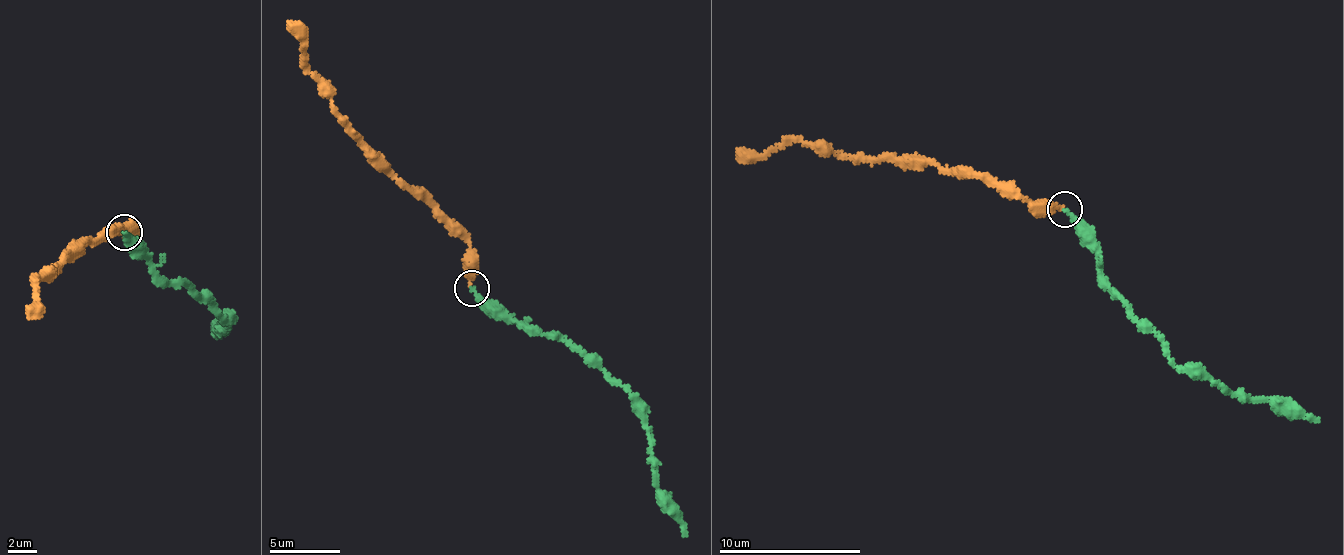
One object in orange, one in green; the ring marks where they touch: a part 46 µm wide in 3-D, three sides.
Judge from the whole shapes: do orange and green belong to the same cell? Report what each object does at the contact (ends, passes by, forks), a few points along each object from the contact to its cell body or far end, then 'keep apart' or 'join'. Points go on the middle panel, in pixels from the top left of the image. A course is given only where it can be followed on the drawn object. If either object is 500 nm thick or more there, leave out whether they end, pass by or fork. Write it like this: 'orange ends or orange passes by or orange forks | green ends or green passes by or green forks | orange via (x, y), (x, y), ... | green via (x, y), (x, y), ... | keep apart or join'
orange ends | green ends | orange via (471, 287), (470, 242), (336, 111), (331, 90), (309, 70), (303, 35), (291, 25) | green via (471, 287), (518, 323), (544, 333), (557, 332), (630, 394), (647, 434), (657, 497), (686, 535) | join

